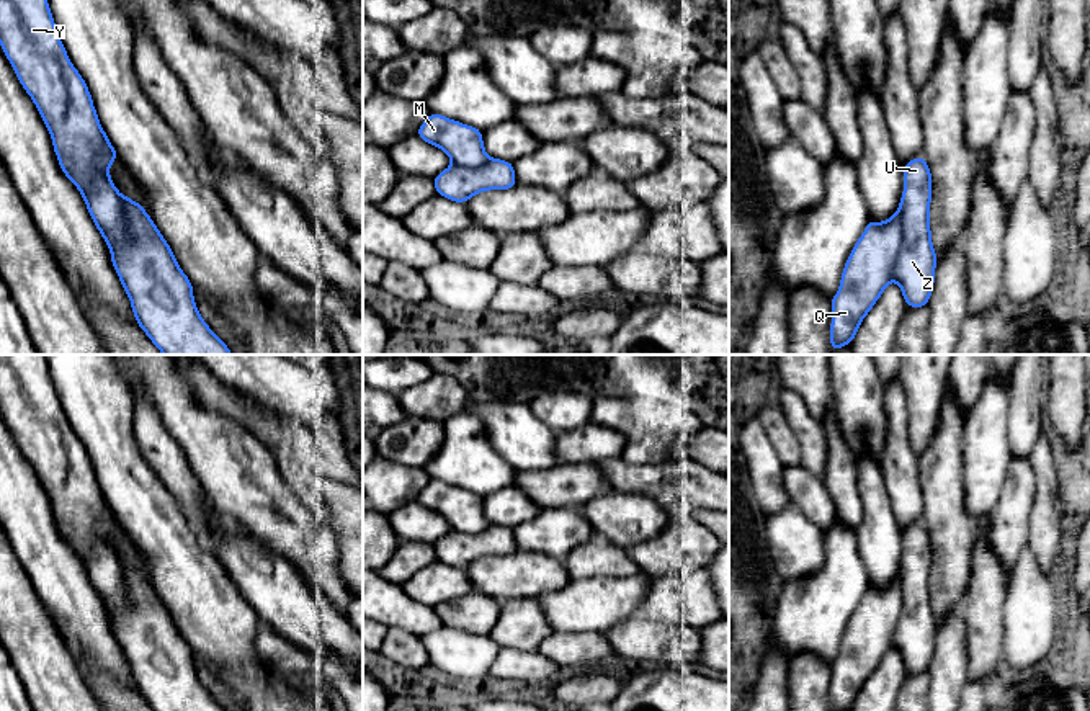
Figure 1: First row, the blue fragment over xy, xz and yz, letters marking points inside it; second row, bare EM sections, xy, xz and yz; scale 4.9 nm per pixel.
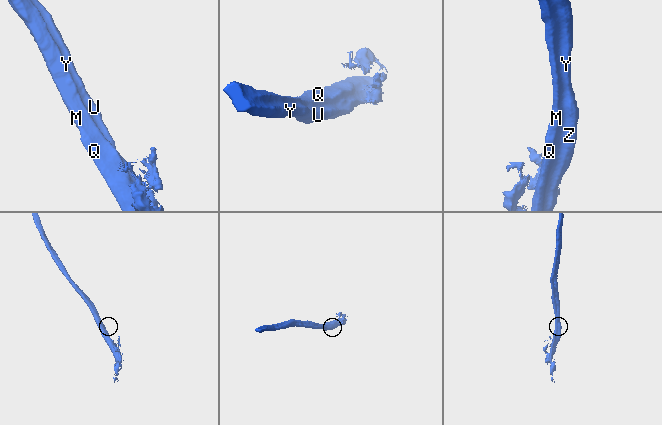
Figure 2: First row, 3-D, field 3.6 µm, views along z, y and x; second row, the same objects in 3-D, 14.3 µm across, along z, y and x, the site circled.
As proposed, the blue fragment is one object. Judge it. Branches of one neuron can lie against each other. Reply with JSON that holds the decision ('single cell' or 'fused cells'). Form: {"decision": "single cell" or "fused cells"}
{"decision": "fused cells"}

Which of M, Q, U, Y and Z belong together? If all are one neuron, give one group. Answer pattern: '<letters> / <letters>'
M Q / U Y Z

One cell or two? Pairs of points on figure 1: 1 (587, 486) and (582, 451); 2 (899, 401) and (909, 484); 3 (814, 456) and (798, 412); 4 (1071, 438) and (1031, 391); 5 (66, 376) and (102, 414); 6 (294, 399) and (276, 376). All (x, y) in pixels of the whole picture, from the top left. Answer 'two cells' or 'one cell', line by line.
1: two cells
2: one cell
3: one cell
4: two cells
5: one cell
6: one cell

